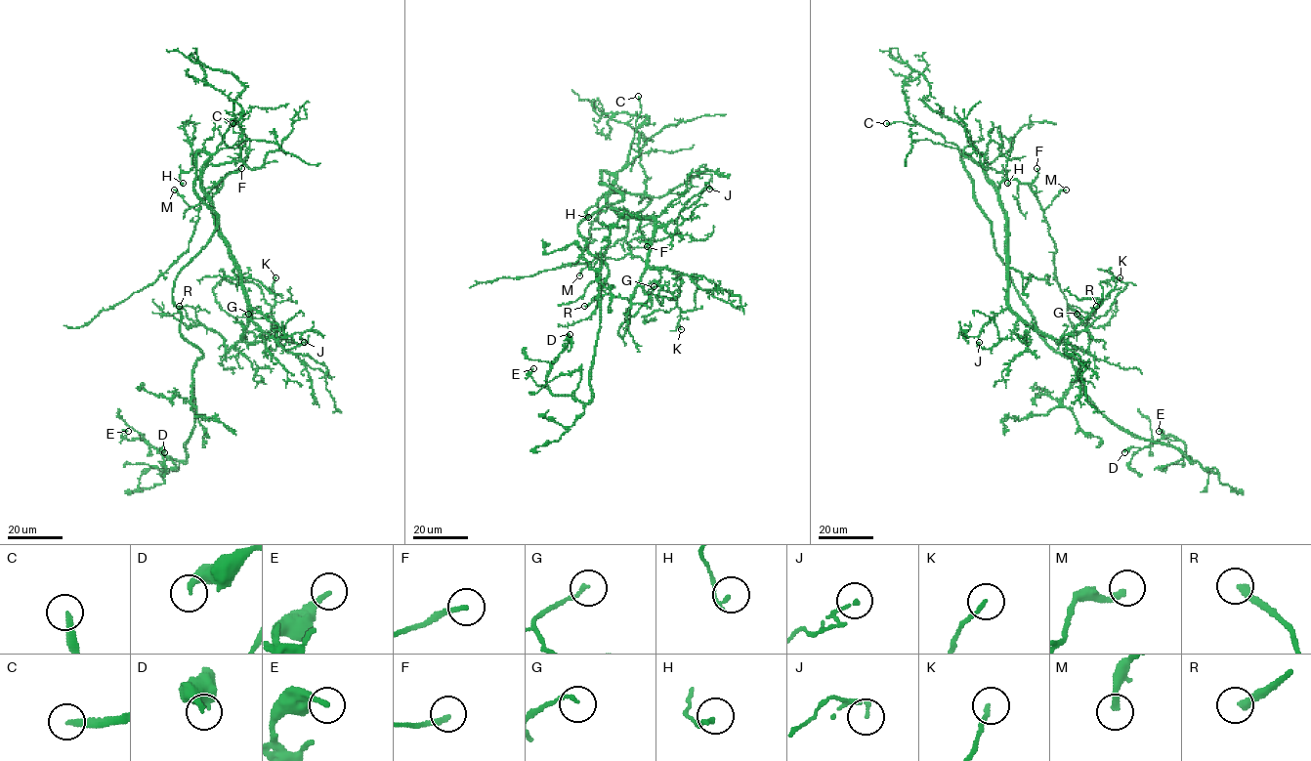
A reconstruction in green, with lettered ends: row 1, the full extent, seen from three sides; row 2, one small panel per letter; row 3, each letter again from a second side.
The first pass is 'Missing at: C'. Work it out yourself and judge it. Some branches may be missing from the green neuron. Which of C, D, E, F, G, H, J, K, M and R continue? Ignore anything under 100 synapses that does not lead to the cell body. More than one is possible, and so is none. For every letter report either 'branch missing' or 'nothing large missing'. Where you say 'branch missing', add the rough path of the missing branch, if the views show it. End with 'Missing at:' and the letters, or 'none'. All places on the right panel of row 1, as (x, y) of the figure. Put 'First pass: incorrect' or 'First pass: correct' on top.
First pass: correct
C: branch missing
D: nothing large missing
E: nothing large missing
F: nothing large missing
G: nothing large missing
H: nothing large missing
J: nothing large missing
K: nothing large missing
M: nothing large missing
R: nothing large missing
Missing at: C

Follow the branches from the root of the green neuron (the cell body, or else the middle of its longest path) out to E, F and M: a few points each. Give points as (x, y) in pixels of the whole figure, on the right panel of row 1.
E: (991, 224), (995, 253), (1038, 333), (1078, 361), (1087, 399), (1124, 430), (1194, 460), (1183, 443), (1159, 431)
F: (991, 224), (974, 197), (961, 151), (996, 188), (1005, 180), (1031, 183), (1036, 168)
M: (991, 224), (974, 197), (961, 151), (996, 188), (1005, 180), (1027, 183), (1043, 210), (1066, 190)

